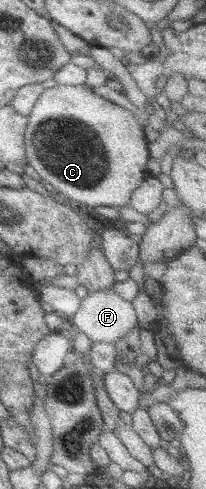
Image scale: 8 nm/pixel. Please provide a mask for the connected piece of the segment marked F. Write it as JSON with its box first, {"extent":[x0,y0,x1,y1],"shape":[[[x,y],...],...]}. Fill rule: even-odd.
{"extent":[67,290,137,343],"shape":[[[97,290],[80,300],[80,307],[67,319],[69,330],[87,334],[92,342],[113,343],[137,323],[133,304],[113,292]]]}

